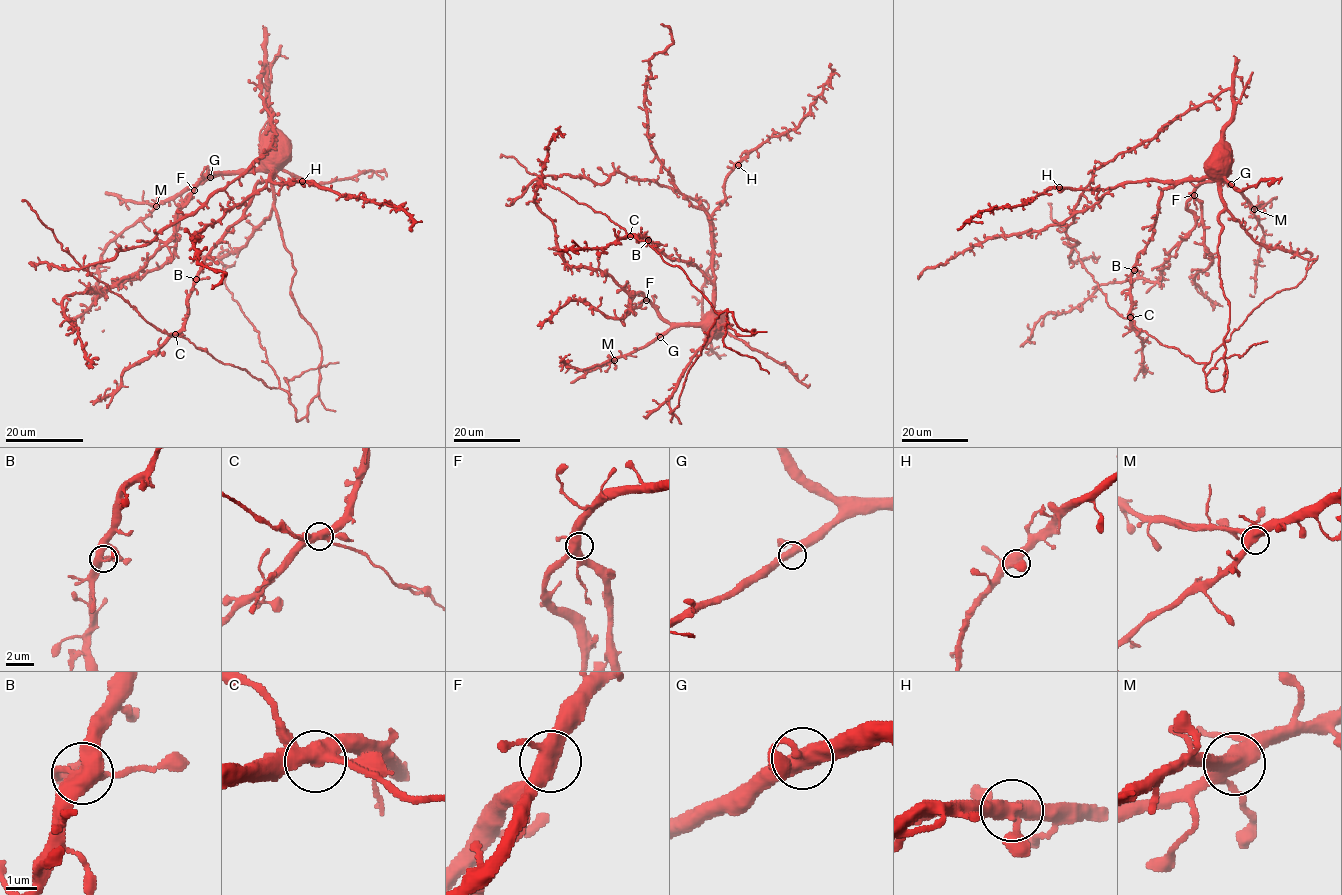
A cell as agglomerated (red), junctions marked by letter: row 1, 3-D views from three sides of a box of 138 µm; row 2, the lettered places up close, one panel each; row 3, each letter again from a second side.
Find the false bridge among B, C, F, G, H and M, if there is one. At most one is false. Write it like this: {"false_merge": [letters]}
{"false_merge": []}

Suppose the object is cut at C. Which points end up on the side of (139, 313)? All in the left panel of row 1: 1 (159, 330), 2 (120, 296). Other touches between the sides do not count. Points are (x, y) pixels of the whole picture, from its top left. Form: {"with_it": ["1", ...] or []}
{"with_it": ["1", "2"]}

